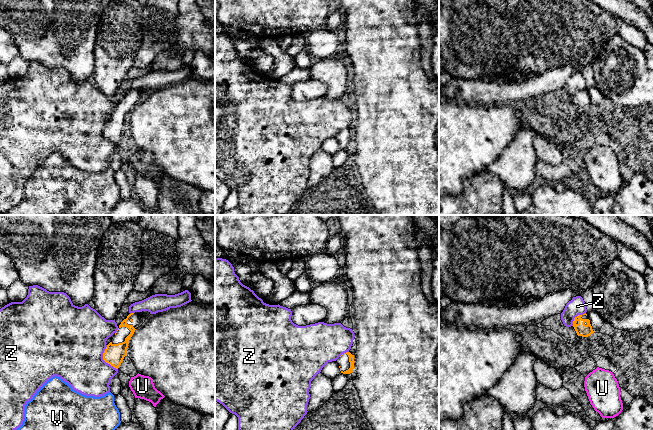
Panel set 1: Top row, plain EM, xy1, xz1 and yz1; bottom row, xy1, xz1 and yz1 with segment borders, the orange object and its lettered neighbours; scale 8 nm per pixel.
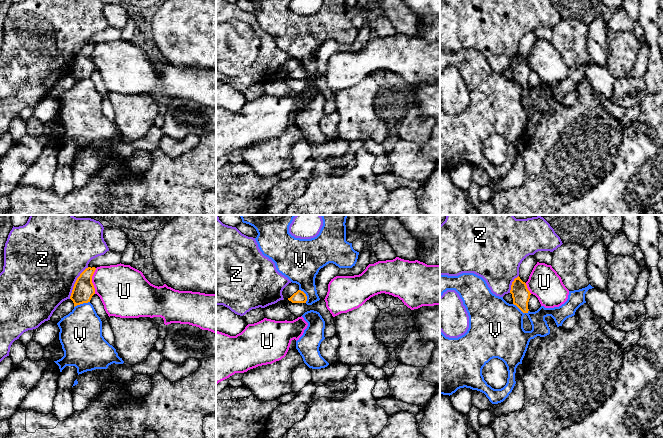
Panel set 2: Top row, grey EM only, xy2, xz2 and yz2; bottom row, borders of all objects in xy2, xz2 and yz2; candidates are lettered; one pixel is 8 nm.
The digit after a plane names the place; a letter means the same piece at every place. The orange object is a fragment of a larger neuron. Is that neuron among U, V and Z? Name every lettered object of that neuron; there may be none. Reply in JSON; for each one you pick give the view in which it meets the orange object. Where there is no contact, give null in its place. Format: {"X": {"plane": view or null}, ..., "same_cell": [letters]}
{"same_cell": []}

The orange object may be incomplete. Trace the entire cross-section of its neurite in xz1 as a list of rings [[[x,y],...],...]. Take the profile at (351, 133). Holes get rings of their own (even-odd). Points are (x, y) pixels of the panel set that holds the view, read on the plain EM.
[[[350,128],[342,130],[337,136],[341,149],[350,150],[354,145],[354,131]]]

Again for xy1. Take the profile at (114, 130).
[[[131,89],[124,95],[112,117],[107,121],[103,136],[118,145],[125,132],[127,132],[128,118],[135,106],[140,103],[146,94],[142,91]]]

